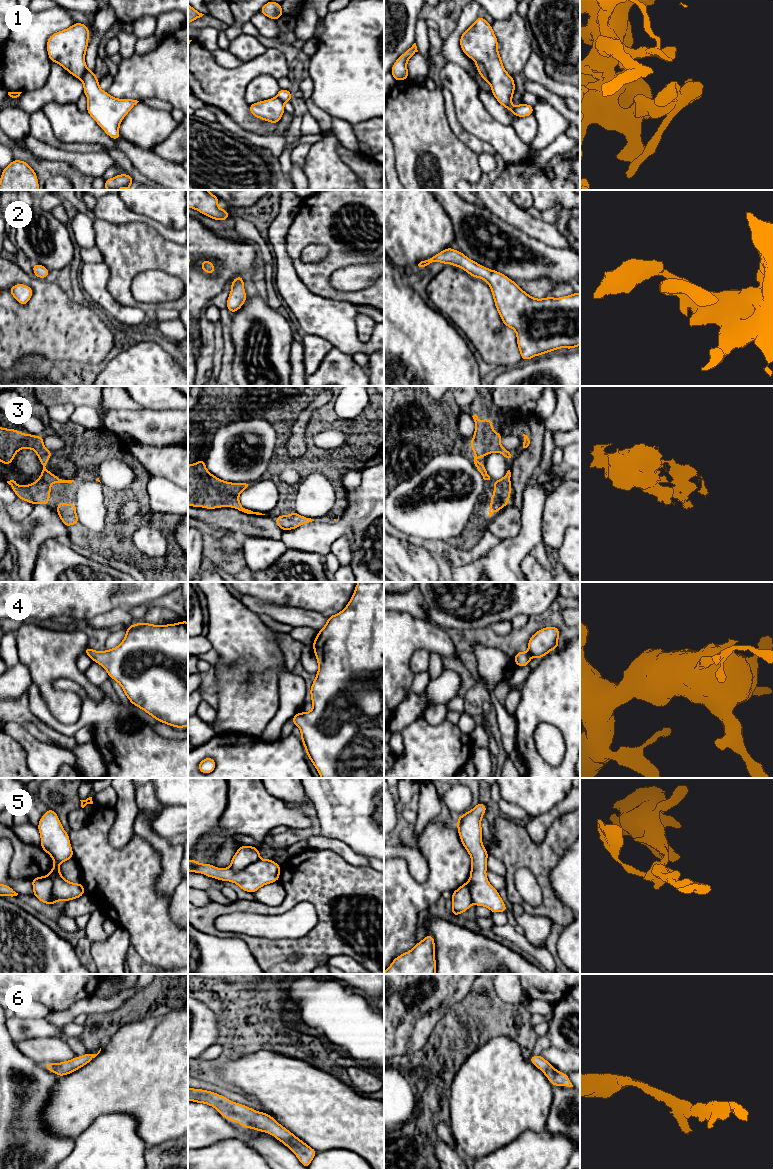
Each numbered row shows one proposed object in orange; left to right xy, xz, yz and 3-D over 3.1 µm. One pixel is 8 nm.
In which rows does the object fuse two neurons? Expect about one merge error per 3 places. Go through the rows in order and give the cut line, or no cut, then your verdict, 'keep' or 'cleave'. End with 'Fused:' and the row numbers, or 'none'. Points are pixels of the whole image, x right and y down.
1: cut none; keep
2: cut none; keep
3: cut none; keep
4: cut none; keep
5: cut xz (259, 858), (239, 870), (232, 871), (229, 868); cleave
6: cut none; keep
Fused: 5

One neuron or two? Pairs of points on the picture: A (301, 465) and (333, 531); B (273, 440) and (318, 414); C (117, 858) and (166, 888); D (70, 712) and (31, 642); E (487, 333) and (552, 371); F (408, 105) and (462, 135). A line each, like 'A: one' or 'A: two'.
A: two
B: two
C: two
D: one
E: two
F: two

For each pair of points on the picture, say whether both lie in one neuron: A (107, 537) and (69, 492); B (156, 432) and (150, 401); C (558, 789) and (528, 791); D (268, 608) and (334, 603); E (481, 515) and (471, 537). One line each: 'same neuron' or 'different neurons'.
A: same neuron
B: different neurons
C: same neuron
D: different neurons
E: same neuron

